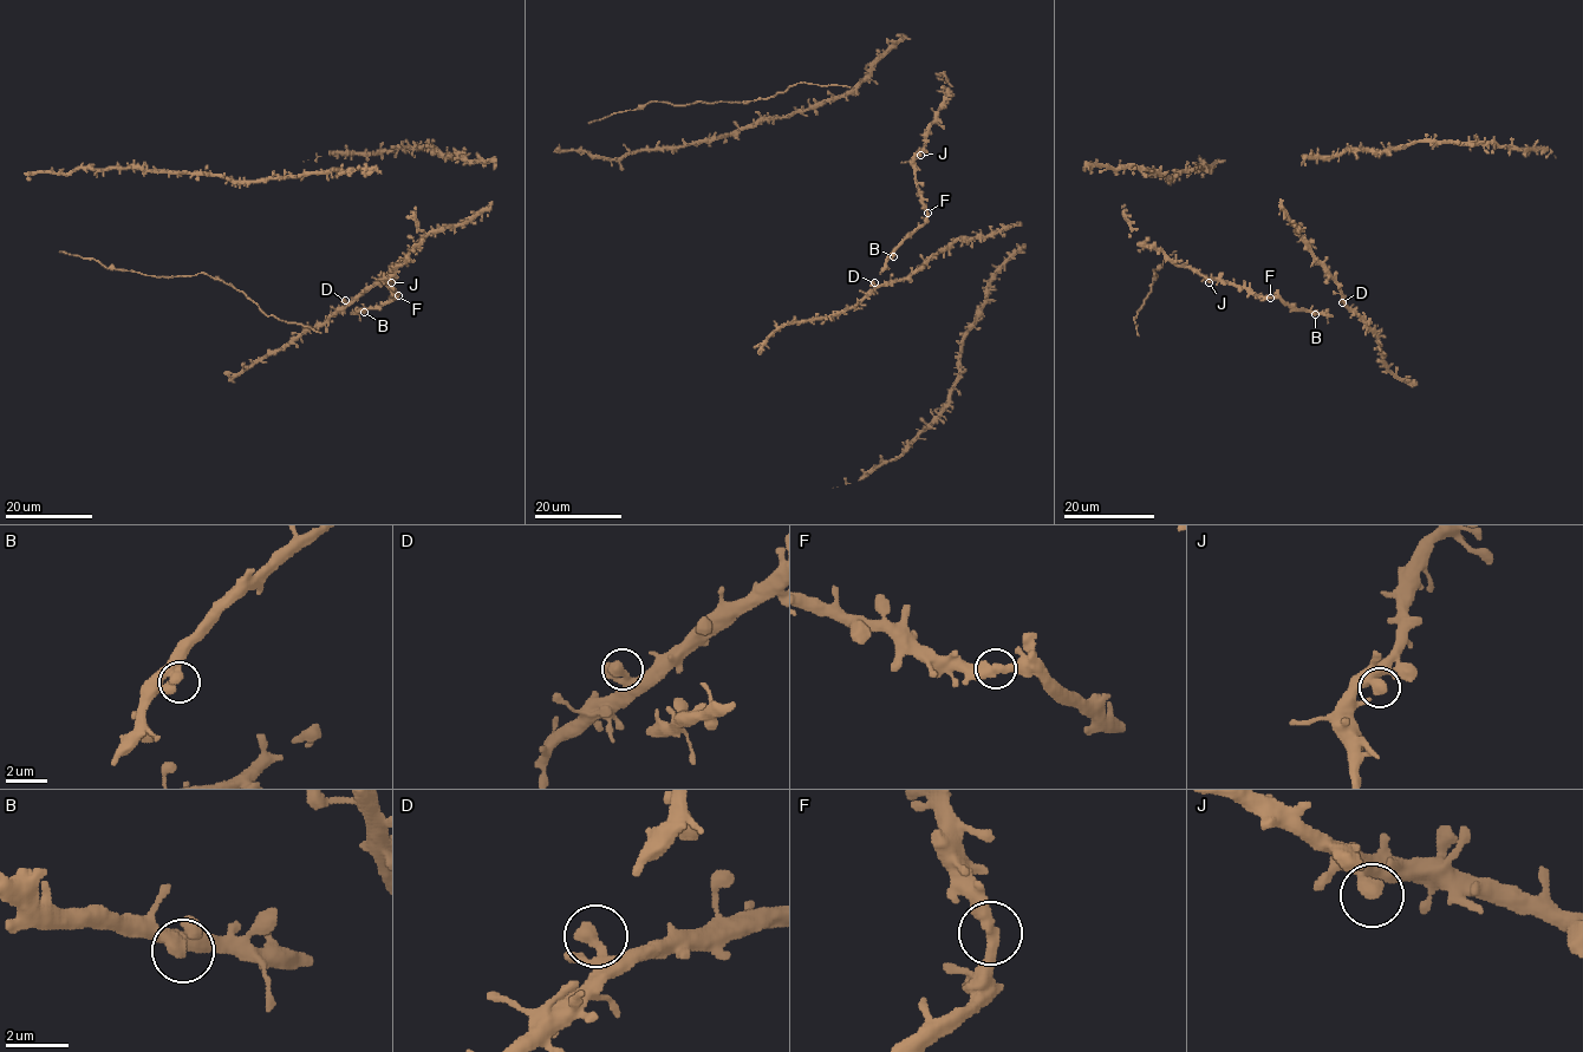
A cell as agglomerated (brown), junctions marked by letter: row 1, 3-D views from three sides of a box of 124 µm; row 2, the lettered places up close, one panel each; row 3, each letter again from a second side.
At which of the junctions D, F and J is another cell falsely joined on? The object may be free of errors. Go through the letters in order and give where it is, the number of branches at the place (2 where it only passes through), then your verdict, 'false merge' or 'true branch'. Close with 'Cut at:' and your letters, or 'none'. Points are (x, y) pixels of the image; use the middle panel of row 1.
D: at (874, 282); 2 branches meet; true branch
F: at (927, 213); 2 branches meet; true branch
J: at (920, 155); 1 branches meet; true branch
Cut at: none

